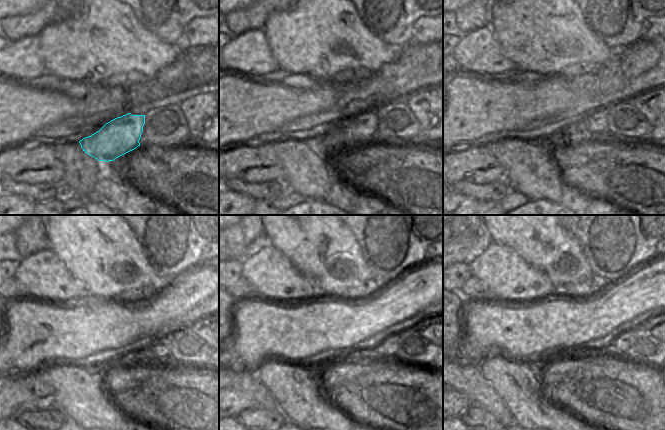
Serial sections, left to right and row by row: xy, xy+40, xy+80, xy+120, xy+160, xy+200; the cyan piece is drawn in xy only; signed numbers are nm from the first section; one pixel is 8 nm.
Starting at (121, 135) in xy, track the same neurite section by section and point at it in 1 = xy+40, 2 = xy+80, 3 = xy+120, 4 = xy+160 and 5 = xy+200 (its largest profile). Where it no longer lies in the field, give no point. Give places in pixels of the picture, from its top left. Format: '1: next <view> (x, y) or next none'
1: next xy+40 (361, 129)
2: next xy+80 (596, 125)
3: next xy+120 (161, 350)
4: next xy+160 (388, 347)
5: next xy+200 (619, 345)

